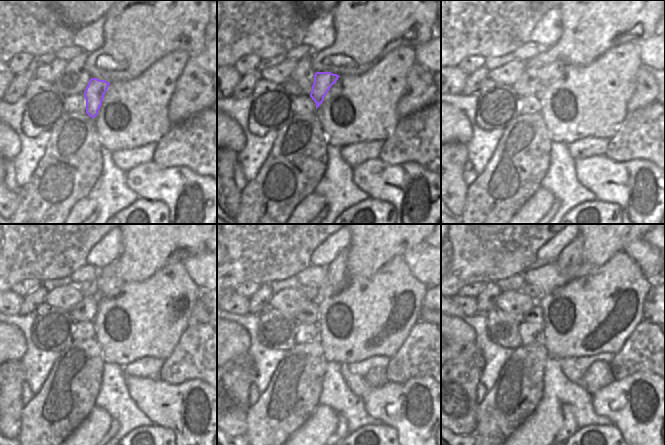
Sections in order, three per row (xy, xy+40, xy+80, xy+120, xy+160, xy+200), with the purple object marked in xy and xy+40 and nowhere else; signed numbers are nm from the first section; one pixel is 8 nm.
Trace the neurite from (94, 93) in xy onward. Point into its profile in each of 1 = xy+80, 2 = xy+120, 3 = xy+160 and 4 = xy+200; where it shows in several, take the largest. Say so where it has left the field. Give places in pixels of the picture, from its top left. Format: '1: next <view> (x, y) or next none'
1: next xy+80 (548, 74)
2: next xy+120 (109, 283)
3: next xy+160 (337, 277)
4: next xy+200 (569, 262)

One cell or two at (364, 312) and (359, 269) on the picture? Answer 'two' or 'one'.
two

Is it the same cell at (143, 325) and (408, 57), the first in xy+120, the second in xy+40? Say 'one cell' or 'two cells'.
one cell

